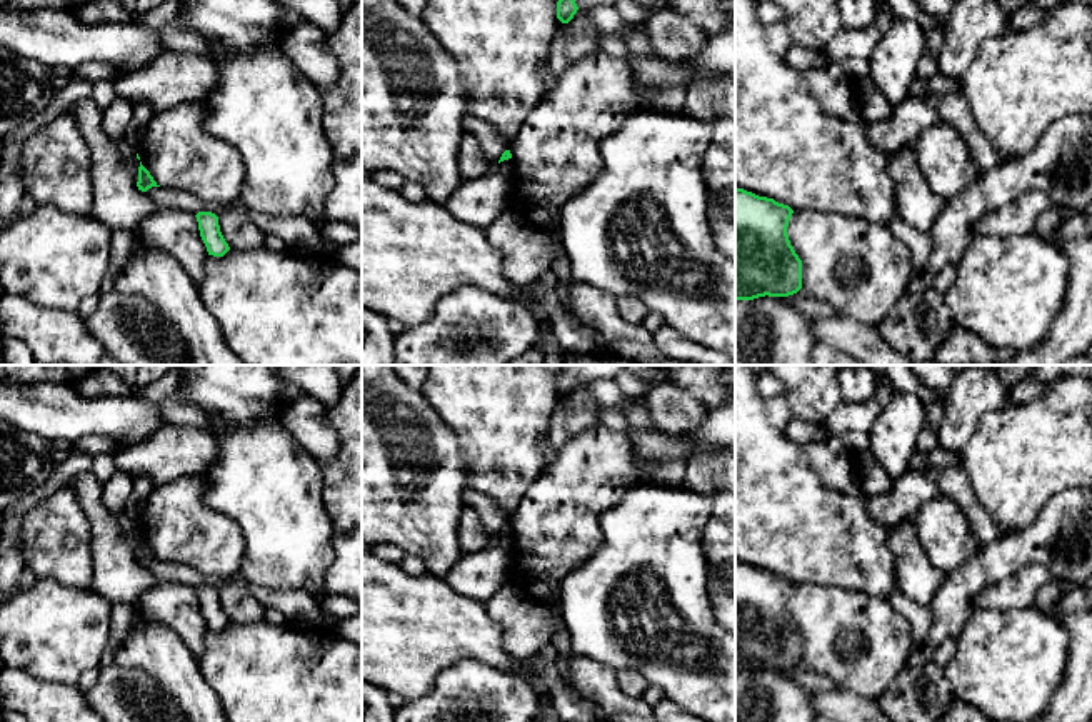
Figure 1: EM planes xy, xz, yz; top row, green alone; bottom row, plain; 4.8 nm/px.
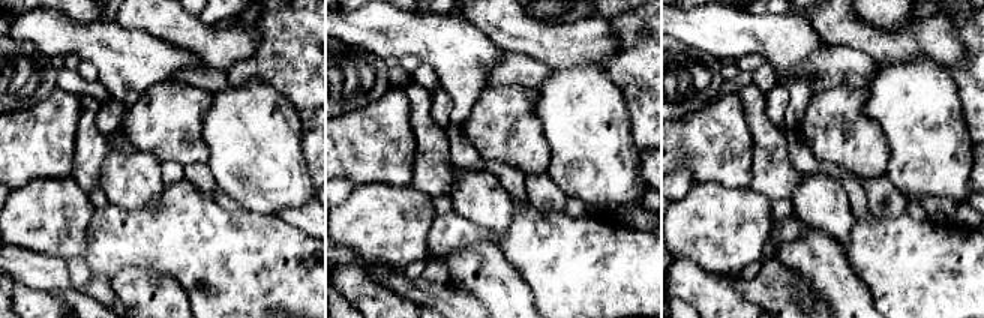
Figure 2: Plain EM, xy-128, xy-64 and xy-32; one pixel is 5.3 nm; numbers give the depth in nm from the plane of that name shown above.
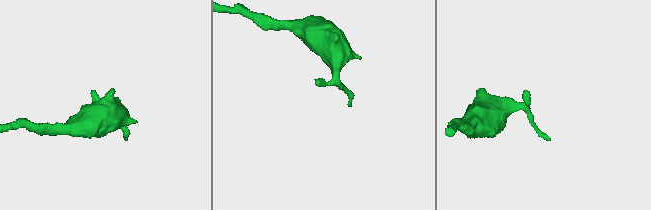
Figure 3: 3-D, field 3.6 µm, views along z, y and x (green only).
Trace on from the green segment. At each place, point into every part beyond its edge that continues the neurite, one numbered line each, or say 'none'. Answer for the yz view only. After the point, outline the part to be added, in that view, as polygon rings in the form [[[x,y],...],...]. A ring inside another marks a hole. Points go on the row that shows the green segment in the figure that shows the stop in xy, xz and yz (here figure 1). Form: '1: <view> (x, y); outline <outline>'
none

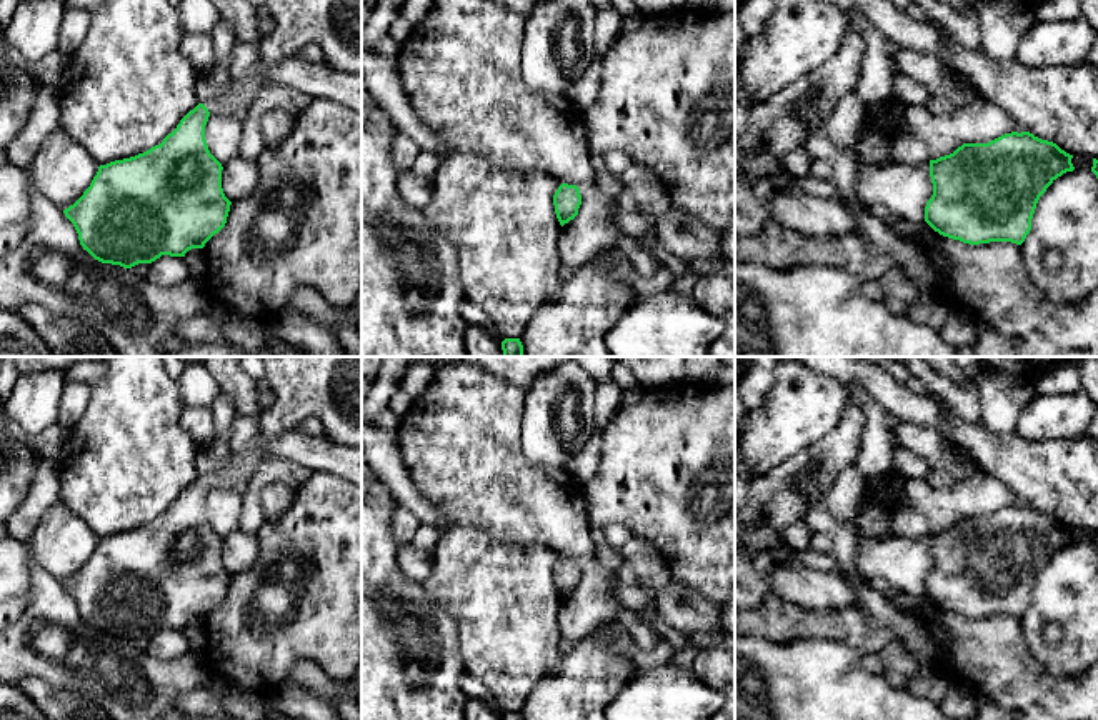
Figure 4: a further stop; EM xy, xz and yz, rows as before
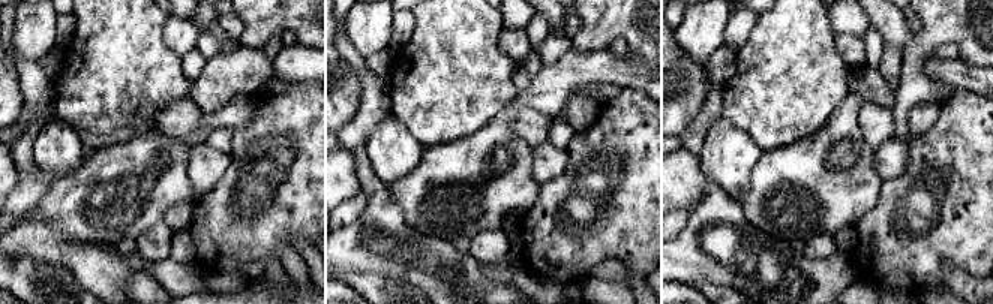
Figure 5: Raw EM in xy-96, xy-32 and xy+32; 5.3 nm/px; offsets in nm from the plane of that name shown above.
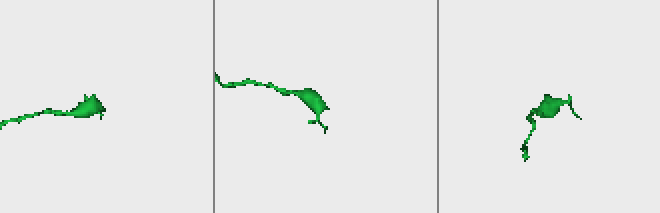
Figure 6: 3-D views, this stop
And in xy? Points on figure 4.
1: xy (319, 80); outline [[[298,55],[265,65],[260,58],[248,77],[230,80],[227,90],[205,103],[210,115],[235,118],[240,123],[257,98],[270,85],[300,90],[313,98],[332,98],[362,113],[362,75],[338,72],[327,63],[310,63]]]

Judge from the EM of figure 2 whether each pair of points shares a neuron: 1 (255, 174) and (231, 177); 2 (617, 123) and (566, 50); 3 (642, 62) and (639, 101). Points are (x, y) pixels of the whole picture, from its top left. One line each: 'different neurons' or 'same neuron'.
1: same neuron
2: different neurons
3: same neuron

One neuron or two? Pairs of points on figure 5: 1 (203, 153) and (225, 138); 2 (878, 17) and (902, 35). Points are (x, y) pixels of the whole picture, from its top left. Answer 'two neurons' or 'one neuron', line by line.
1: two neurons
2: one neuron

